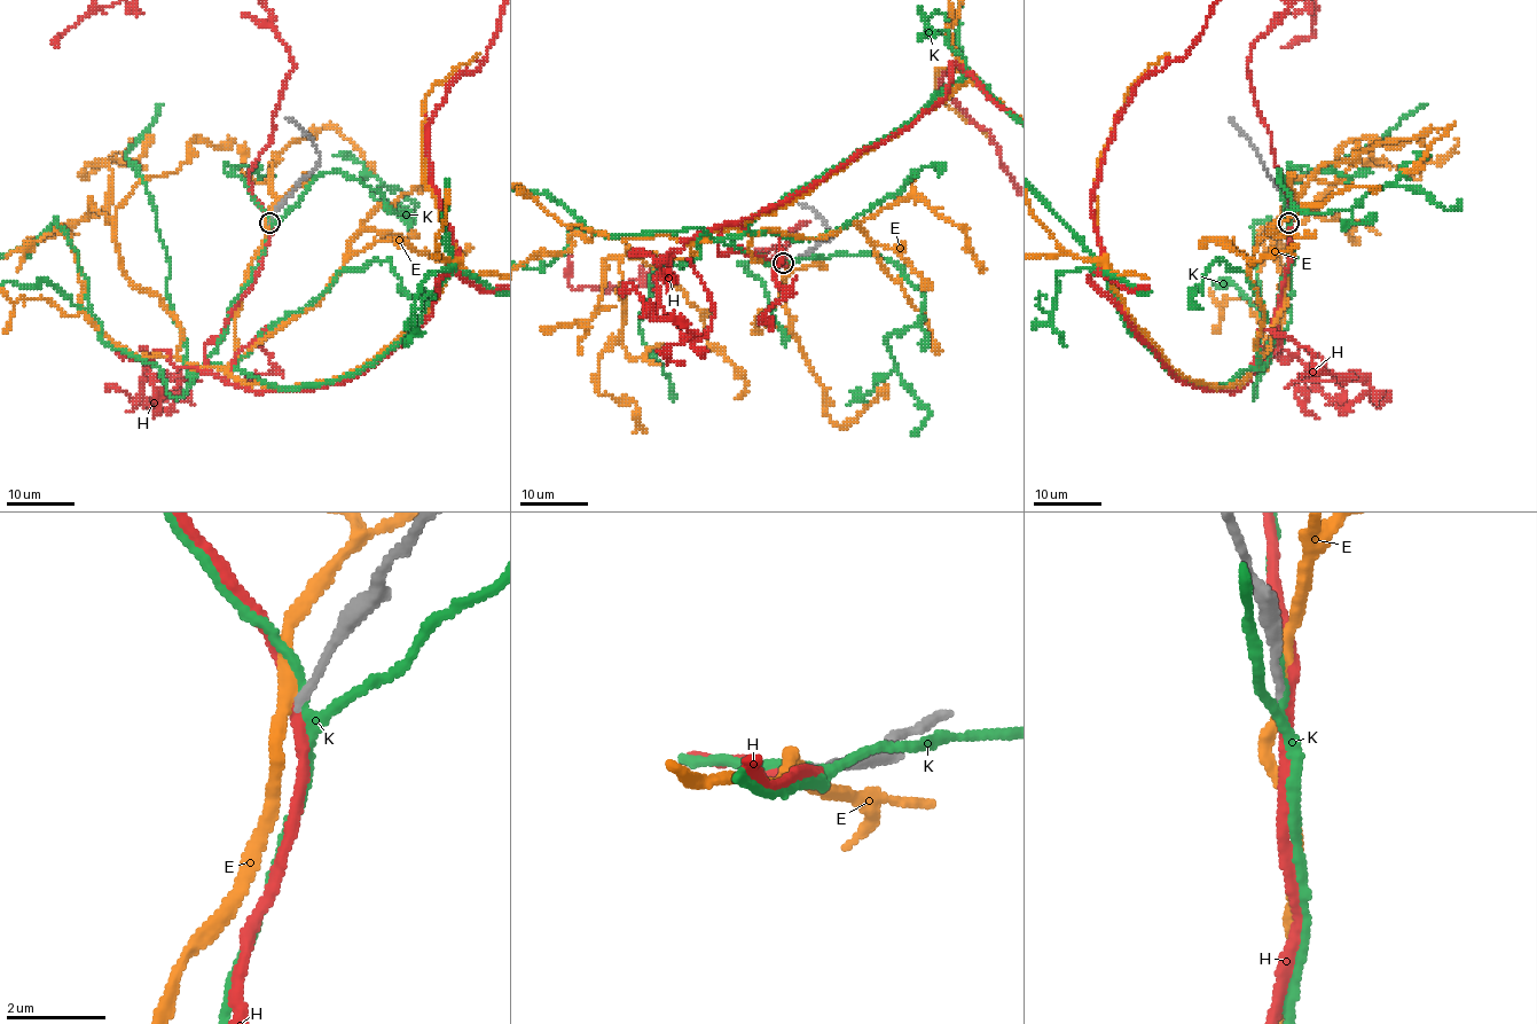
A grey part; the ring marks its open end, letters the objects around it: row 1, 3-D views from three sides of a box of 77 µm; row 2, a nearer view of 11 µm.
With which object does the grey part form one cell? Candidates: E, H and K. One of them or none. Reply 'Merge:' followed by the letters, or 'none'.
Merge: none

